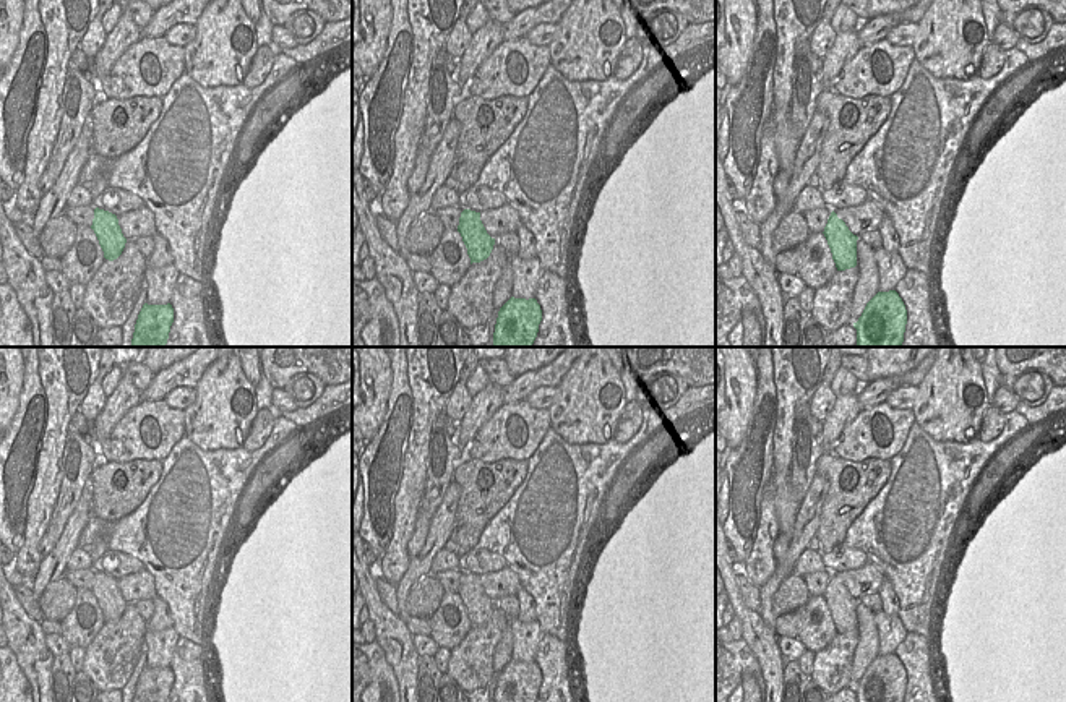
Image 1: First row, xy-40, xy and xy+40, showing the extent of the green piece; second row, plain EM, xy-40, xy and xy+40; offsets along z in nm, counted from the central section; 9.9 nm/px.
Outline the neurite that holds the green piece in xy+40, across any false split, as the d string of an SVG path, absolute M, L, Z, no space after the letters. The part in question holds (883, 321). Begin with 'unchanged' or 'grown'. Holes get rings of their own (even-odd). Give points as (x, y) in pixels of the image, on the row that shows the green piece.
unchanged; M878 292L853 323L857 347L901 347L905 324L907 310L899 293Z

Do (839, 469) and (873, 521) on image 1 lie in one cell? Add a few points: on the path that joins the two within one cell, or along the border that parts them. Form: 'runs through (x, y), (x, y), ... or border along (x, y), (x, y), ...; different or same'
border along (888, 477), (886, 483), (852, 522), (844, 540); different

